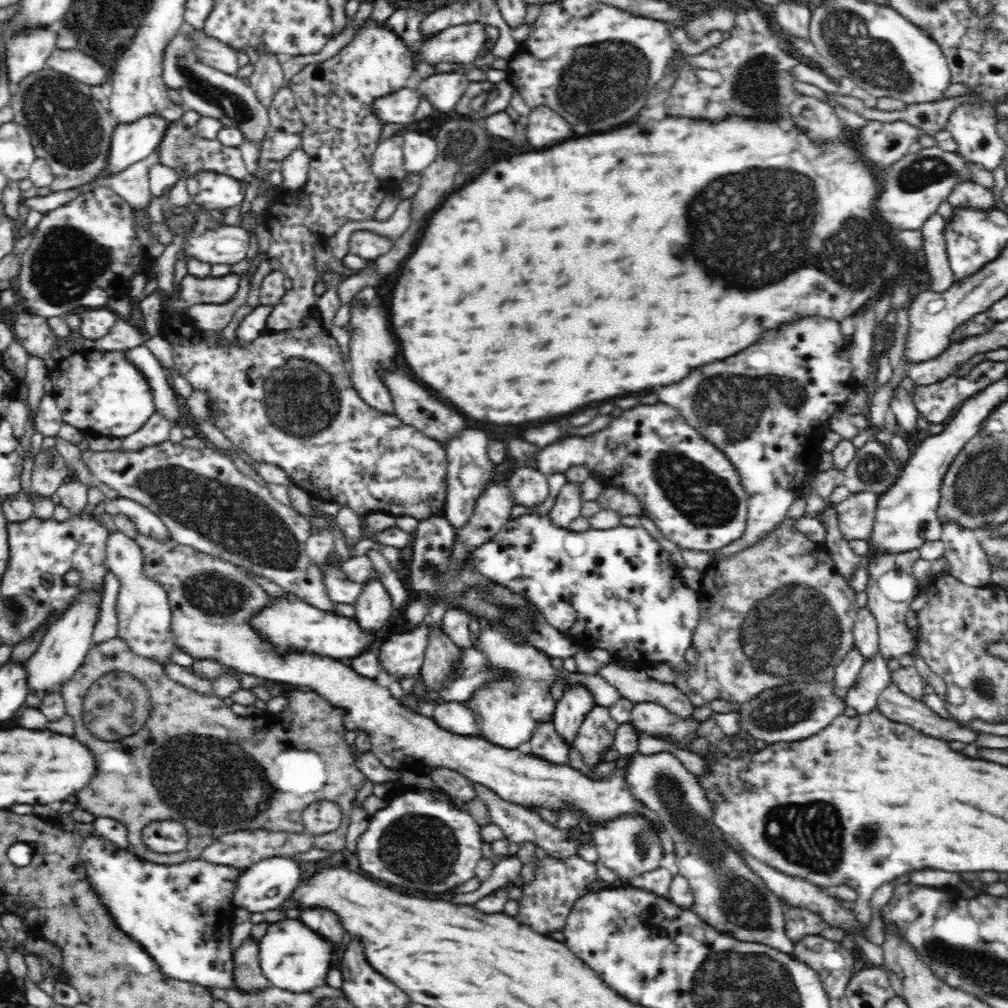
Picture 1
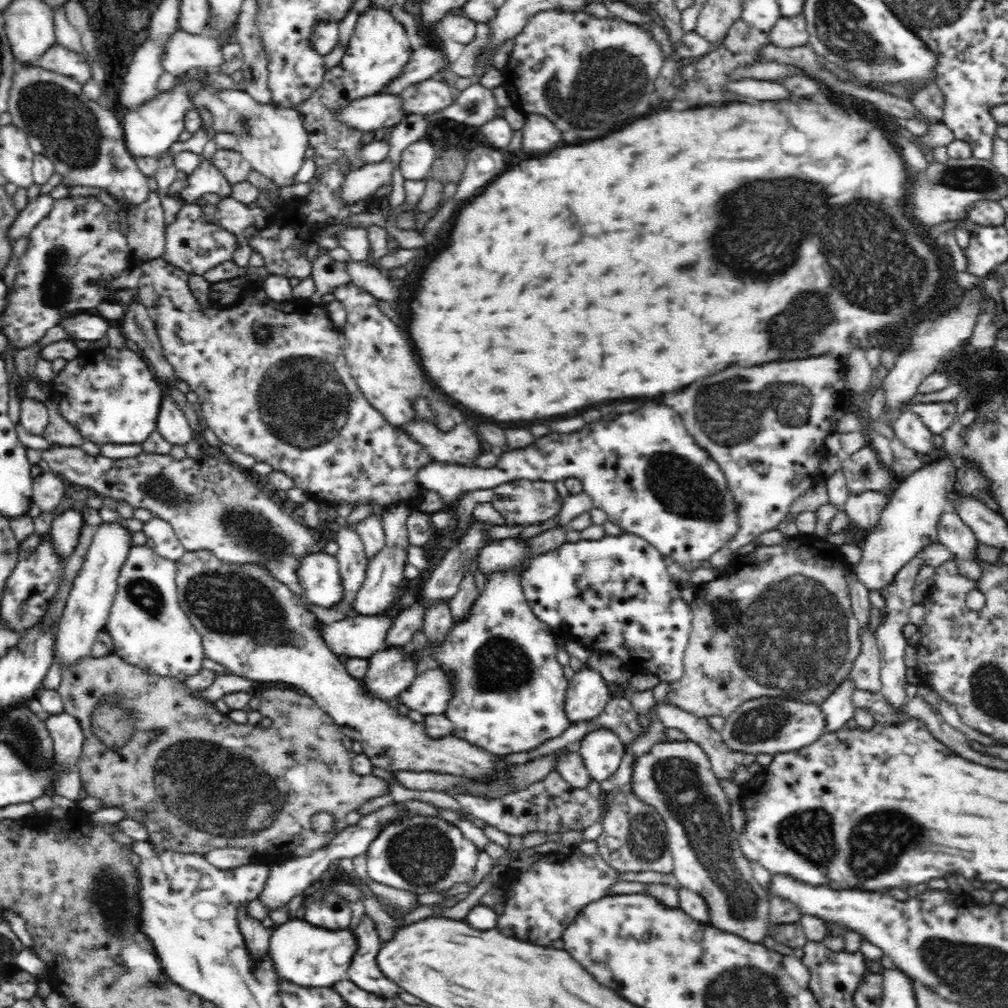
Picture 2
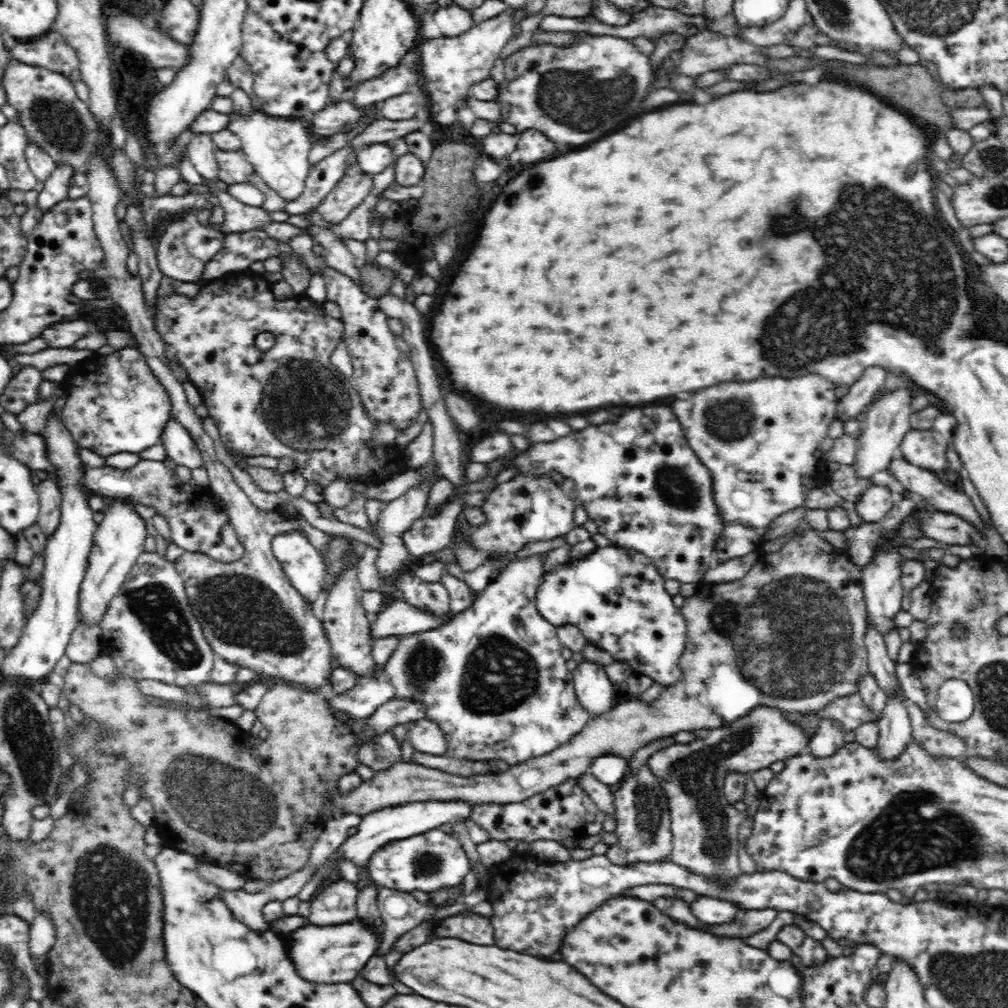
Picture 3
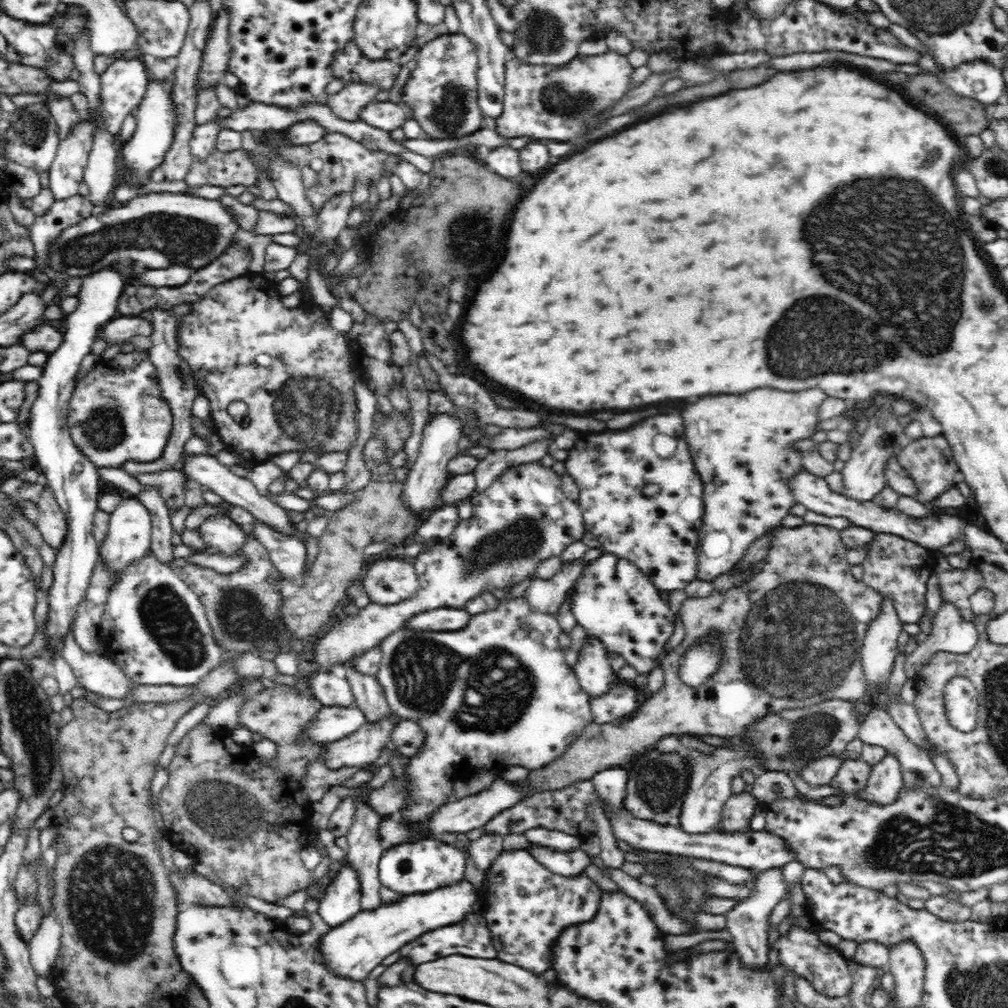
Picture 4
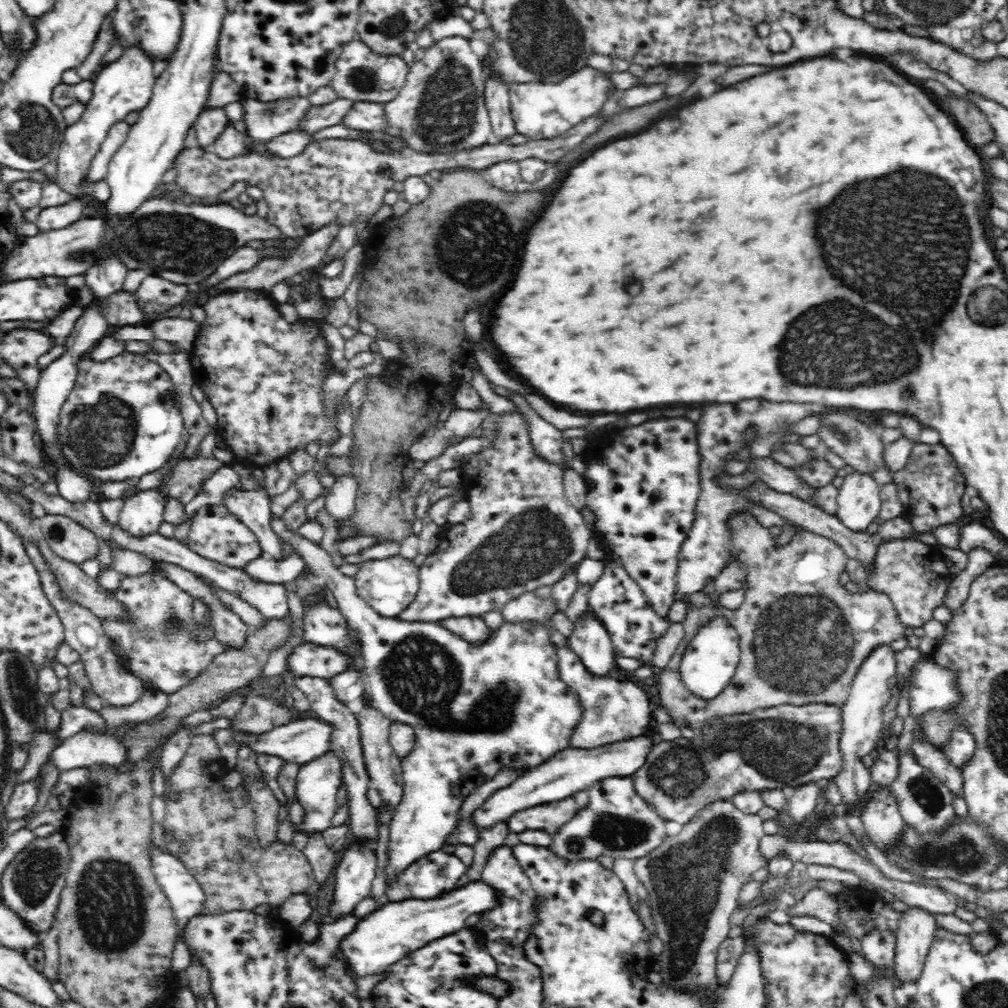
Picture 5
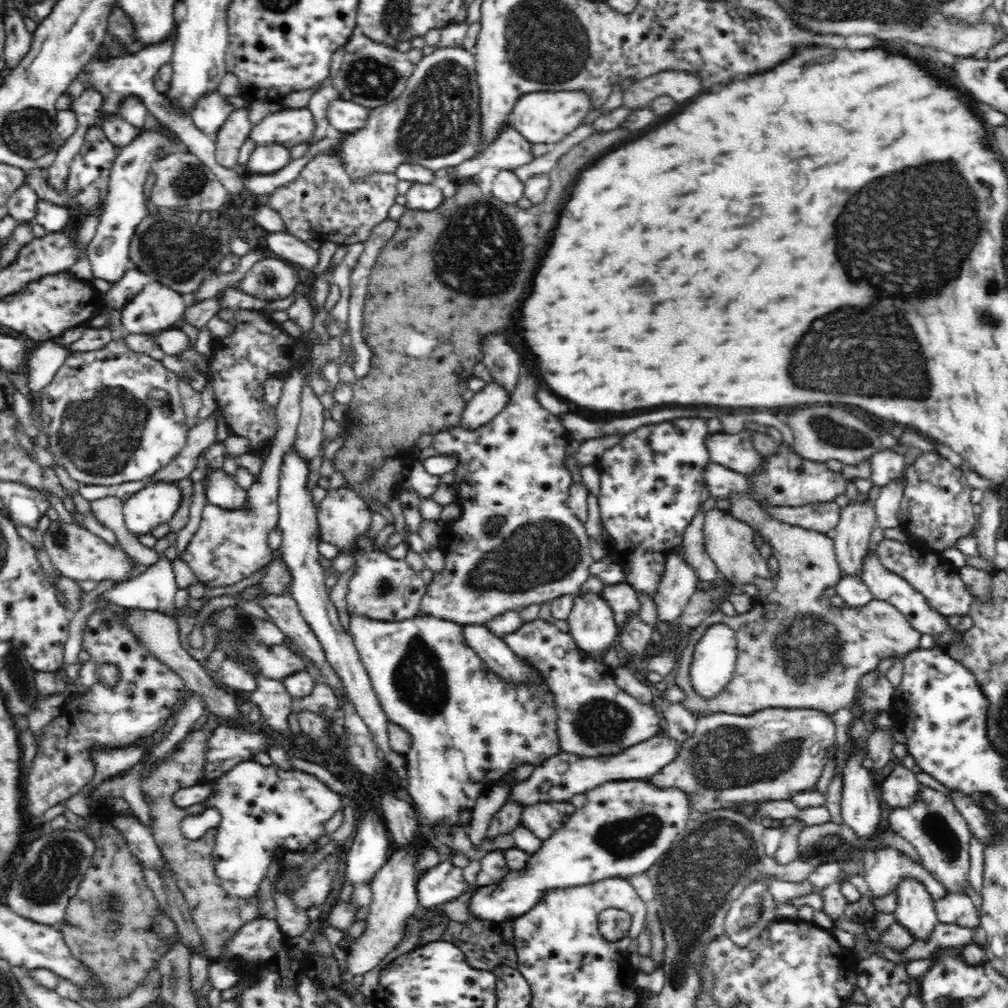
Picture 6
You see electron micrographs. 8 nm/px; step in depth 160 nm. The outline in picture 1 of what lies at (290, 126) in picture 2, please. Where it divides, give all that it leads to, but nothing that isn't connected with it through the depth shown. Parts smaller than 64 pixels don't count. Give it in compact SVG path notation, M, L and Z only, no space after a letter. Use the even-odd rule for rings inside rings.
M186 27L167 44L162 60L163 82L167 87L178 90L182 98L181 106L186 110L195 110L200 116L216 118L224 127L238 128L242 132L244 142L254 143L258 147L259 156L266 131L270 126L268 107L258 100L253 89L242 83L242 79L198 60L198 56L192 51L189 38L194 31L196 30Z

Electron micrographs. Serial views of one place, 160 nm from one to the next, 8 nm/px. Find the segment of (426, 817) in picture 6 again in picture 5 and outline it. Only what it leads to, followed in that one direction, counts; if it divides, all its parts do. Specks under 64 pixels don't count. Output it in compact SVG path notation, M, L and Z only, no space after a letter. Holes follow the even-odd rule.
M282 519L271 520L271 527L281 540L288 540L295 548L302 558L304 558L307 565L310 567L311 573L324 577L324 584L327 584L336 598L337 608L345 618L349 630L353 634L354 640L359 644L360 653L363 658L363 671L367 674L367 688L366 693L370 694L372 700L371 706L376 708L386 718L390 718L391 722L398 722L410 726L415 731L416 743L414 748L401 759L401 769L403 772L403 791L404 798L400 802L400 806L393 812L391 823L389 824L389 840L387 846L387 864L384 867L385 883L392 884L409 867L414 861L420 857L426 856L428 853L438 851L445 844L446 838L452 834L458 823L460 822L460 811L465 799L471 795L476 787L482 783L492 780L492 777L502 768L512 768L515 771L530 770L544 764L544 759L550 758L570 747L571 738L578 724L581 722L582 705L579 705L577 694L573 692L559 677L559 670L557 669L557 651L554 648L555 644L550 641L550 633L544 629L539 621L522 621L521 623L506 623L503 621L502 626L497 631L491 632L491 636L485 643L481 645L473 645L468 641L462 639L457 634L450 632L440 622L422 622L420 620L414 622L407 622L401 618L386 618L378 614L360 595L357 594L357 585L354 584L354 578L344 576L338 571L338 563L331 555L329 549L324 545L317 545L314 542L300 537L296 531L288 531L286 524Z

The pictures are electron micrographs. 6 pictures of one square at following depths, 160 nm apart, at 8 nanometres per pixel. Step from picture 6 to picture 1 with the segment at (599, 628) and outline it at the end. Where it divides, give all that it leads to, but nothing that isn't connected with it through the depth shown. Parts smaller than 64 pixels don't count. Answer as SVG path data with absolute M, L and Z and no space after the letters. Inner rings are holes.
M582 684L567 687L553 712L553 724L562 740L573 744L586 715L596 706L598 703L588 687Z

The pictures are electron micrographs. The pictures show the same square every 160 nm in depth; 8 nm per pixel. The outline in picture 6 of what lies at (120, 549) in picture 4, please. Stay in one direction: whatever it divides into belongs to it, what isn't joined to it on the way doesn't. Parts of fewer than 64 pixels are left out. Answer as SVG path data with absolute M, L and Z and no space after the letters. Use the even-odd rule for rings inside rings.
M147 482L146 486L123 502L123 518L127 530L148 534L169 521L181 505L183 492L177 482Z

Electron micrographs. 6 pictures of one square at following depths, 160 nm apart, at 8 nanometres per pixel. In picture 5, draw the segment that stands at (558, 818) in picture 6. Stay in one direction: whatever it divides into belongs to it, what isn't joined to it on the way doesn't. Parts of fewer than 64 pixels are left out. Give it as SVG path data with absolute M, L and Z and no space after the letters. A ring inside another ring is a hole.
M570 797L516 812L507 820L507 823L511 832L521 833L542 829L552 836L580 810L574 798Z

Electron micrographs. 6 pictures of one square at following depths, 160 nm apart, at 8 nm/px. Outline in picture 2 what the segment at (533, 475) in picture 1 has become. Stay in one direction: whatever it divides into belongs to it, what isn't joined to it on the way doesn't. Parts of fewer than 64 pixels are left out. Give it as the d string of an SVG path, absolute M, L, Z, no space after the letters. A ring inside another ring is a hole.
M511 480L499 484L493 488L493 491L492 506L504 517L504 525L511 527L522 526L525 528L554 519L559 516L564 503L564 498L560 496L561 493L554 487L553 482Z

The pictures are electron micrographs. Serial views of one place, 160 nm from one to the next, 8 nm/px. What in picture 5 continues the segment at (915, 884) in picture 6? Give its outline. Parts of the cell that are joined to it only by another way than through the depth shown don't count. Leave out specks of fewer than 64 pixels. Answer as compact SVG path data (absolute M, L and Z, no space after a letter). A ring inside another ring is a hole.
M907 906L907 908L900 913L901 920L898 920L898 928L895 932L896 948L895 955L896 960L896 974L900 980L904 982L910 982L910 980L916 980L922 974L922 966L929 953L929 947L934 940L934 932L938 928L935 915L927 910L924 910L920 906Z

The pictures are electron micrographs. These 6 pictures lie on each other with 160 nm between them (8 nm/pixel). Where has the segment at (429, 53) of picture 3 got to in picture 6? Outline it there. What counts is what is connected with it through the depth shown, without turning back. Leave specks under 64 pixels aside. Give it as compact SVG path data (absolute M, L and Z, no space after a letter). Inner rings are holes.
M439 48L432 54L424 55L422 60L418 61L410 78L408 78L404 92L391 103L379 106L378 108L369 109L366 124L364 124L362 128L354 130L354 132L342 133L337 143L329 148L328 153L330 153L330 155L336 155L336 157L340 159L340 163L344 165L344 171L348 173L348 177L352 181L356 181L357 184L362 184L362 181L366 180L369 175L374 175L374 173L390 173L394 175L396 169L404 163L418 164L436 172L440 170L440 168L455 167L462 164L465 160L470 160L472 156L474 156L474 152L477 152L478 148L481 147L481 124L478 123L478 118L480 118L480 111L478 111L480 97L478 97L478 94L480 94L480 89L478 89L478 83L476 82L475 64L475 56L472 56L468 50L462 50L462 48Z

